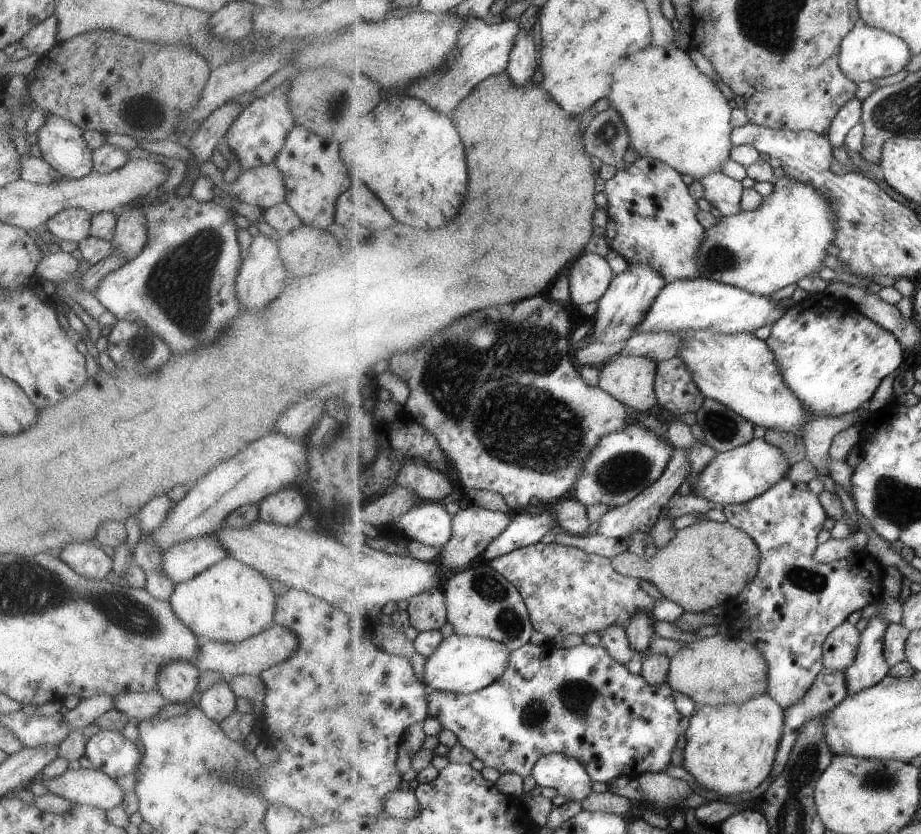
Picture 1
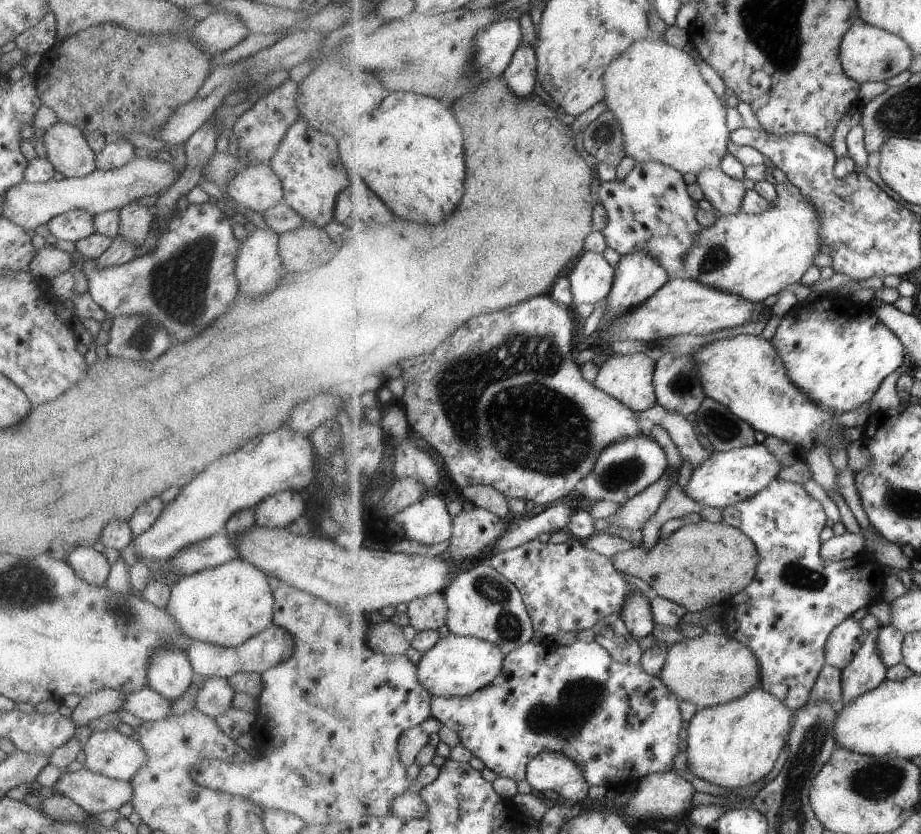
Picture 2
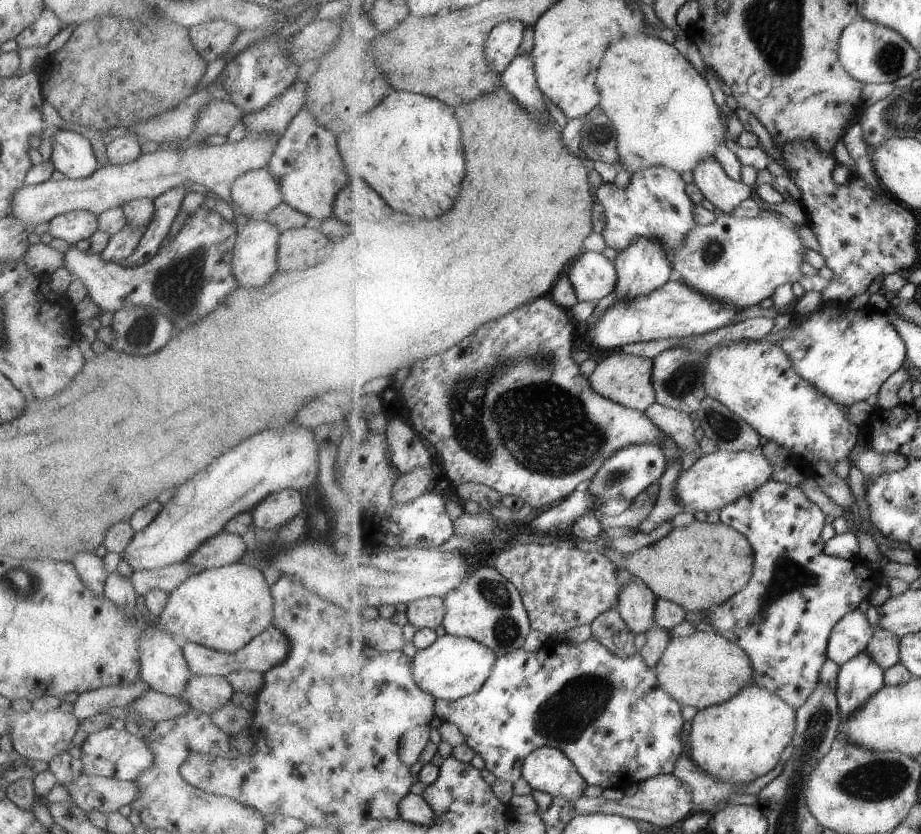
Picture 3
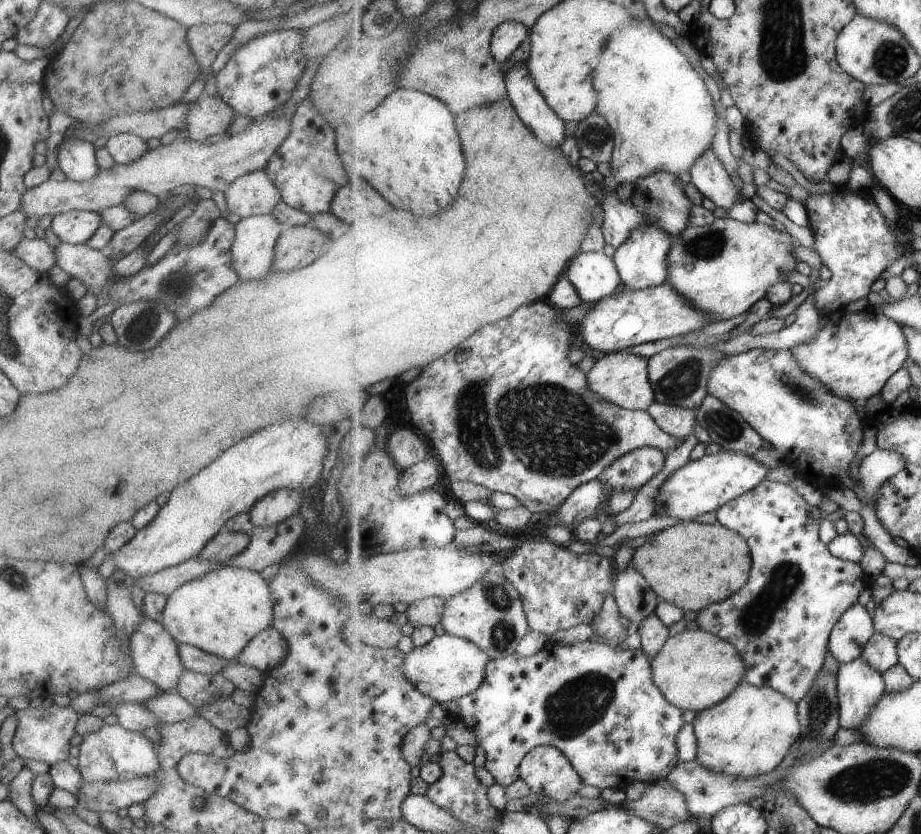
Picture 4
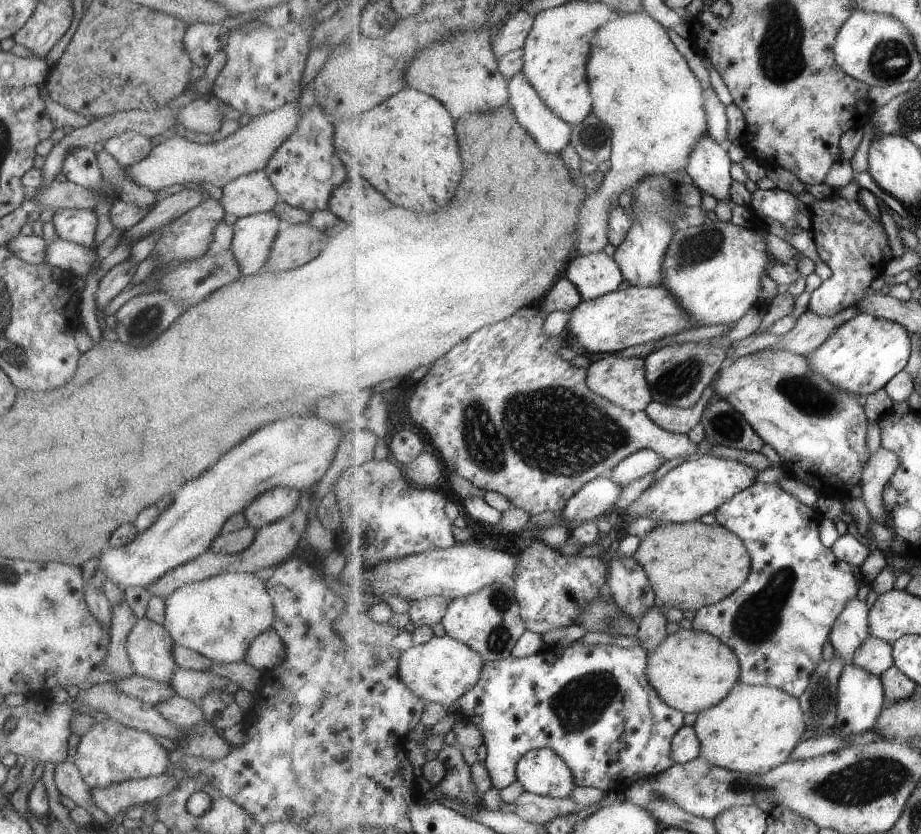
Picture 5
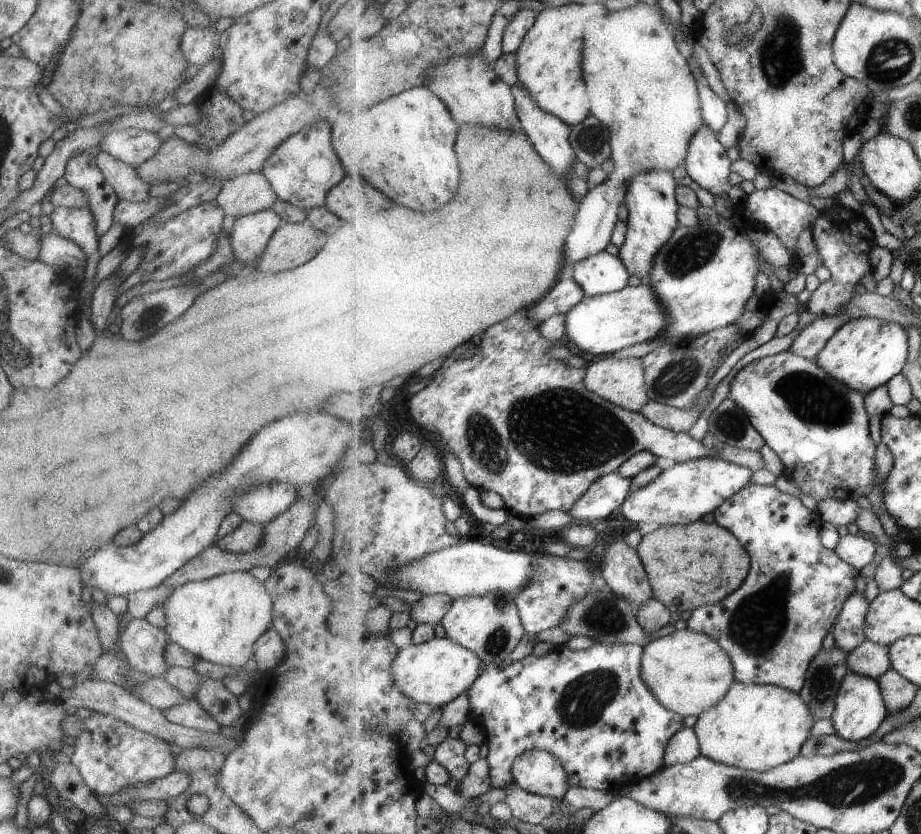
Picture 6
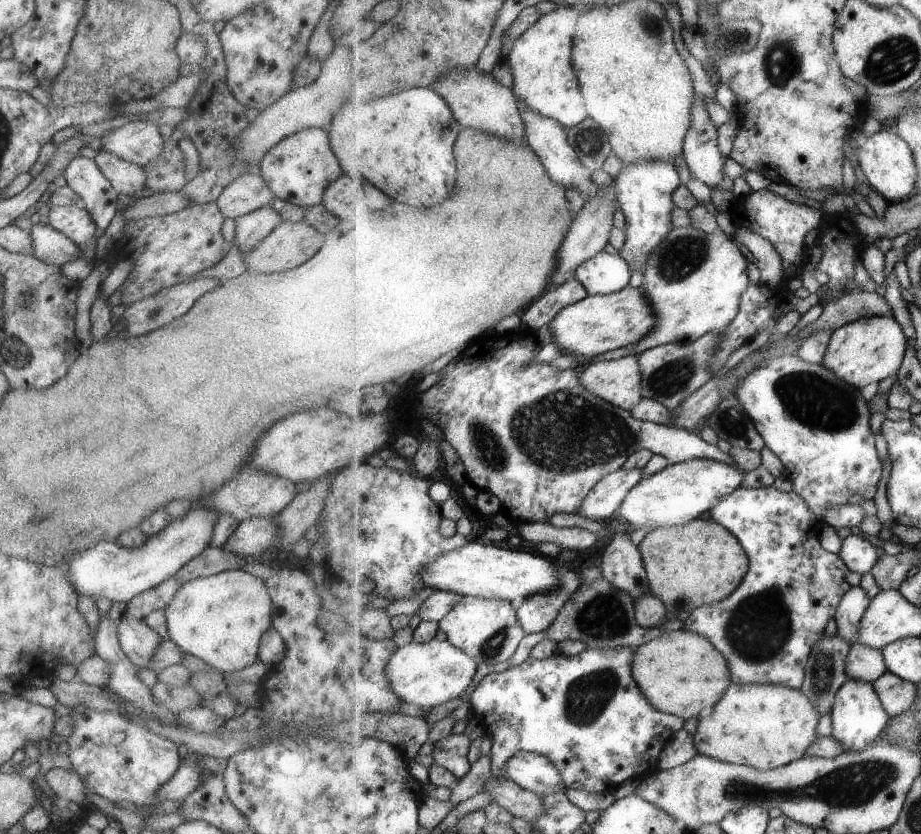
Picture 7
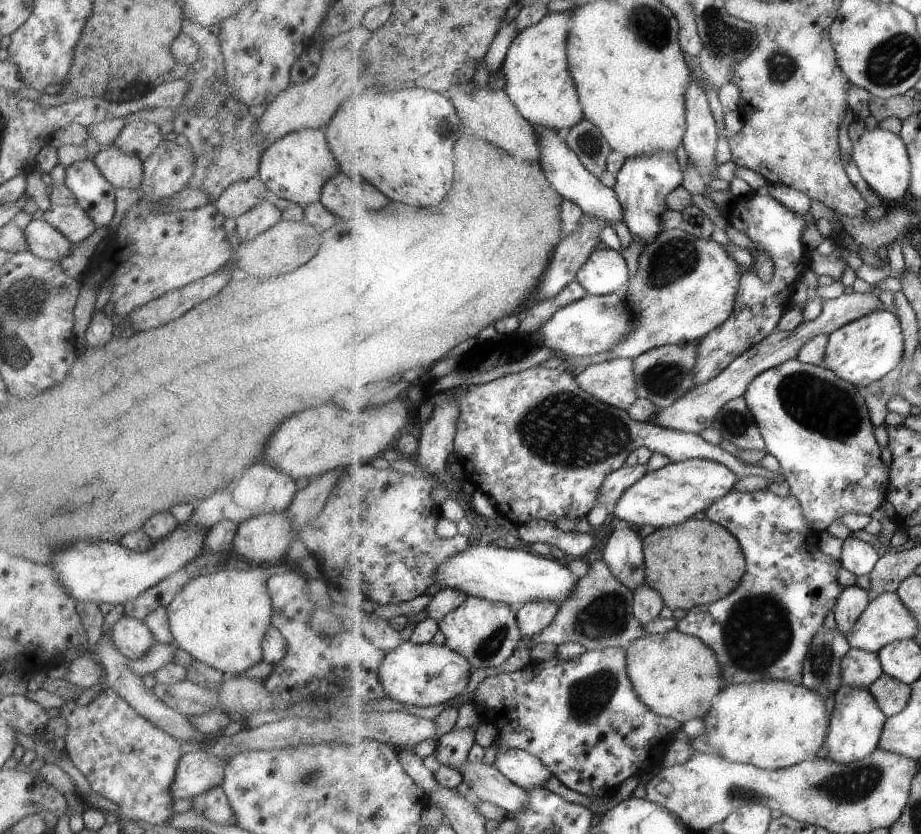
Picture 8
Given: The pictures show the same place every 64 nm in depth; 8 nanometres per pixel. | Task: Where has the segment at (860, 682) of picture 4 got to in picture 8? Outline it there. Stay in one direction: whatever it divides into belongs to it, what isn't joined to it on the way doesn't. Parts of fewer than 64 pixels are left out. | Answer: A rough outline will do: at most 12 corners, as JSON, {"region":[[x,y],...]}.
{"region":[[842,686],[827,760],[849,764],[878,748],[888,716],[870,688]]}

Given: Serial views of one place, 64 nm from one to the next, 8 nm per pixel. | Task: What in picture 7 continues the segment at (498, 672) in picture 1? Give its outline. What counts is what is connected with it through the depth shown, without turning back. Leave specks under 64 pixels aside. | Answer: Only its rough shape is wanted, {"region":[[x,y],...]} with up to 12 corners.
{"region":[[433,639],[398,647],[395,694],[423,708],[471,691],[475,658]]}

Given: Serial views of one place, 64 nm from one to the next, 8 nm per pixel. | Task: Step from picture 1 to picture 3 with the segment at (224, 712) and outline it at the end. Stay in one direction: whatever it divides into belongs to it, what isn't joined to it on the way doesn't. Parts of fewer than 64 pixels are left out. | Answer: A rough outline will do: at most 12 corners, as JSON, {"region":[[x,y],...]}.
{"region":[[190,674],[181,698],[209,715],[230,701],[223,675]]}

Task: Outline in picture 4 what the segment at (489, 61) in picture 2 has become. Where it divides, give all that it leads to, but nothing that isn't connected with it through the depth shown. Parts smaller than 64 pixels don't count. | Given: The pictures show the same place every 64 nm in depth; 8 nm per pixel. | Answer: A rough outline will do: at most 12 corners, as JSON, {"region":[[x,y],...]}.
{"region":[[506,21],[492,37],[499,65],[530,38],[522,21]]}

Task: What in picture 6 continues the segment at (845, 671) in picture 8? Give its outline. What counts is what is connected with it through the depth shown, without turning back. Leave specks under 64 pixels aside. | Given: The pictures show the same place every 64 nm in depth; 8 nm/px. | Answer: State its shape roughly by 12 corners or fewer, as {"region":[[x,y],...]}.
{"region":[[867,639],[848,654],[853,673],[878,680],[892,669],[889,648]]}

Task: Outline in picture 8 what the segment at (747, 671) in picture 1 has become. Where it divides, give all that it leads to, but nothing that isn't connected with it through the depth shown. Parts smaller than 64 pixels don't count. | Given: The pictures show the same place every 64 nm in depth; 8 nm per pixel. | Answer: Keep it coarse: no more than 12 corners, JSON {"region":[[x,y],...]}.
{"region":[[681,630],[626,650],[639,700],[683,724],[726,687],[717,654]]}

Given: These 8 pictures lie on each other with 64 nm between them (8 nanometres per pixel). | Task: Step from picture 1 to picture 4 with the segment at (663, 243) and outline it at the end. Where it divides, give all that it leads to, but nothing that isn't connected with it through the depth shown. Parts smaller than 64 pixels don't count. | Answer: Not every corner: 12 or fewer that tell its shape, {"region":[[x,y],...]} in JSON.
{"region":[[677,175],[640,179],[627,200],[607,190],[606,242],[619,249],[651,223],[672,238],[690,226],[691,200]]}

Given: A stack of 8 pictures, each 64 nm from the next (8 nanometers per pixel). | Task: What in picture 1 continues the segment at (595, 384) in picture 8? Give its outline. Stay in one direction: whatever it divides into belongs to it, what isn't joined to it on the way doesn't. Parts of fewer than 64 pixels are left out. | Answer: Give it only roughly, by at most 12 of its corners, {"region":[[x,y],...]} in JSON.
{"region":[[620,354],[599,387],[639,413],[658,408],[658,362]]}

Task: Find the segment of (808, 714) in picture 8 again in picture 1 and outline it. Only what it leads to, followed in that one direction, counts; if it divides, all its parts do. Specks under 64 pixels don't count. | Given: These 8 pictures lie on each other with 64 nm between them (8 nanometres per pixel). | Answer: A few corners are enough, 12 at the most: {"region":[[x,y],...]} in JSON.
{"region":[[767,692],[696,706],[684,767],[720,795],[774,770],[785,710]]}

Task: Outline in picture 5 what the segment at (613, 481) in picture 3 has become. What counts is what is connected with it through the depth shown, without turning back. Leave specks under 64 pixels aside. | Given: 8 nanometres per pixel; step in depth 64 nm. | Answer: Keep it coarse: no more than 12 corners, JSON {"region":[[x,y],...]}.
{"region":[[642,449],[623,460],[610,475],[625,487],[656,471],[664,458]]}

